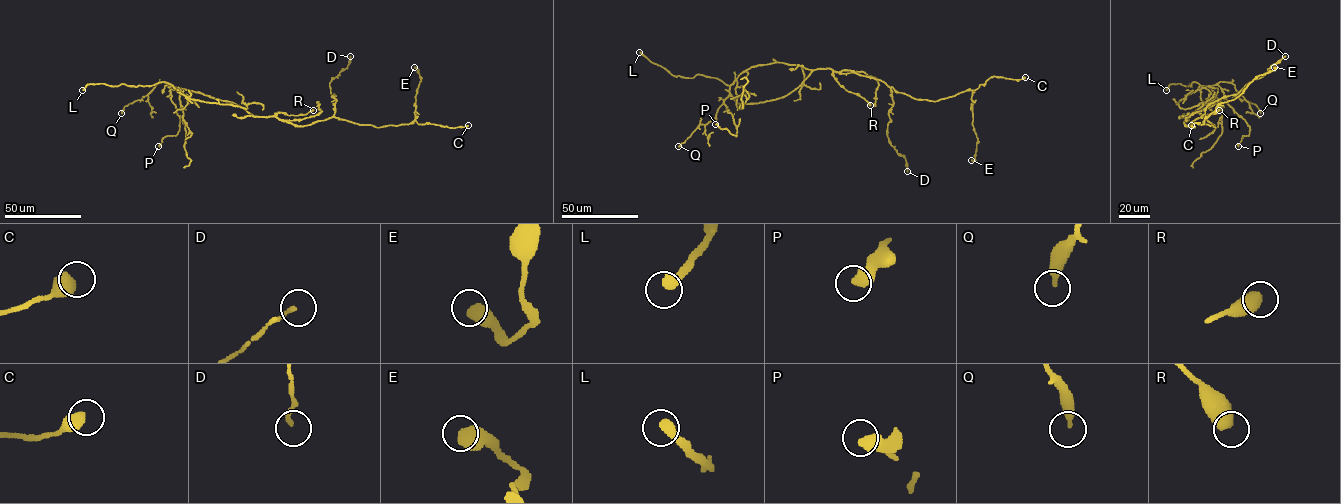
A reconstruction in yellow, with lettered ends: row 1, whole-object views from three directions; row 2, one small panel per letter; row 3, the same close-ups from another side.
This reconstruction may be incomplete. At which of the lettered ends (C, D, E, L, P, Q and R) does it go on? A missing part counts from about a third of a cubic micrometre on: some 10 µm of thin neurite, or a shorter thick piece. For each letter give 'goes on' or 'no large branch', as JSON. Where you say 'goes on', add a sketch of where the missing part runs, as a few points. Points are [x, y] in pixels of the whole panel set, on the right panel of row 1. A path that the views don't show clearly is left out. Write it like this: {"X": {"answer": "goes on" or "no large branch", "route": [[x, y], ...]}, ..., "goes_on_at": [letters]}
{"C": {"answer": "no large branch"}, "D": {"answer": "no large branch"}, "E": {"answer": "no large branch"}, "L": {"answer": "goes on"}, "P": {"answer": "no large branch"}, "Q": {"answer": "no large branch"}, "R": {"answer": "no large branch"}, "goes_on_at": ["L"]}

